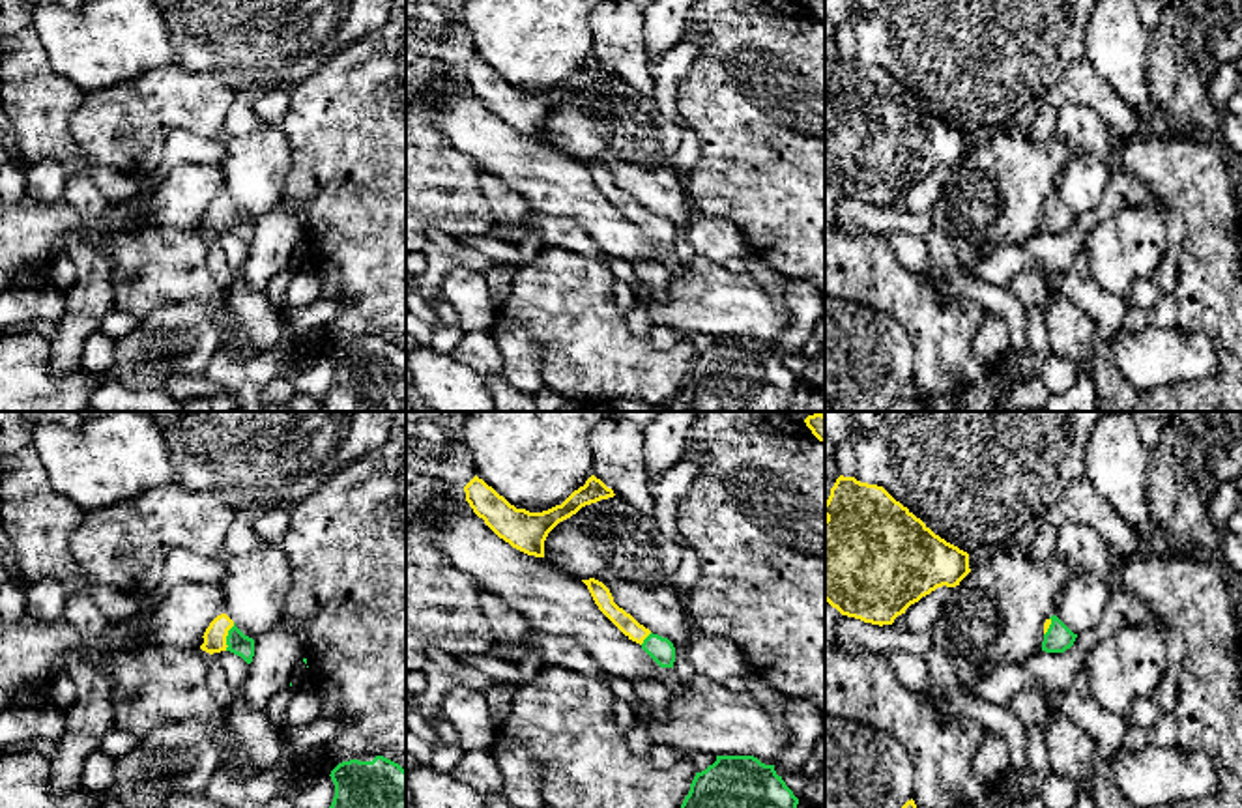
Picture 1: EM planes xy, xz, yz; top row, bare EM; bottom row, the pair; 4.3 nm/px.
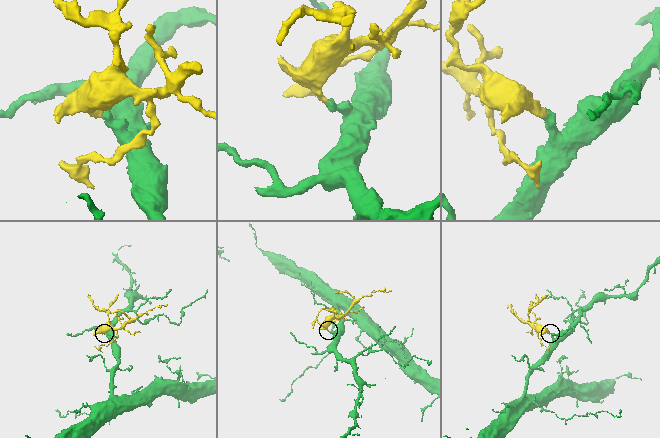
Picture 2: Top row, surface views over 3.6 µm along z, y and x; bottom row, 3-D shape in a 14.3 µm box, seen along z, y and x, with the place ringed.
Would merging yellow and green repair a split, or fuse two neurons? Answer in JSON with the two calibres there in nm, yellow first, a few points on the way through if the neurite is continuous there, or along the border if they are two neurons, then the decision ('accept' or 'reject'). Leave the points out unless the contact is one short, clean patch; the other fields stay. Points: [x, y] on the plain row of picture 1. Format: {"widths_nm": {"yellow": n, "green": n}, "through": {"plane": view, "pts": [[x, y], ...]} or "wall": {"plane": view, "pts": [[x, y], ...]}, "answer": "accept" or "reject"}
{"widths_nm": {"yellow": 100, "green": 90}, "through": {"plane": "xy", "pts": [[216, 216], [227, 216], [238, 225]]}, "answer": "accept"}

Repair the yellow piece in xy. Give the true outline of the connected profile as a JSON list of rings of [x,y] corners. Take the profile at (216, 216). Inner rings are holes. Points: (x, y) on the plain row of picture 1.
[[[217,196],[204,213],[202,232],[213,236],[221,232],[230,232],[241,238],[247,245],[254,238],[254,221],[245,217],[236,204],[226,196]]]

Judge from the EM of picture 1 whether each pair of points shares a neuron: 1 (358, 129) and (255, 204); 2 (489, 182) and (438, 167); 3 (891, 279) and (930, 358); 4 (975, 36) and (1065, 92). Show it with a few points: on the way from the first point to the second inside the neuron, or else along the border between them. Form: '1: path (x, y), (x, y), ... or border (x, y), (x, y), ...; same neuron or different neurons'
1: border (285, 137), (290, 148), (290, 173), (281, 201); different neurons
2: border (477, 171), (481, 195), (492, 221); different neurons
3: path (906, 298), (928, 320), (930, 339); same neuron
4: border (1083, 55), (1037, 100); different neurons

